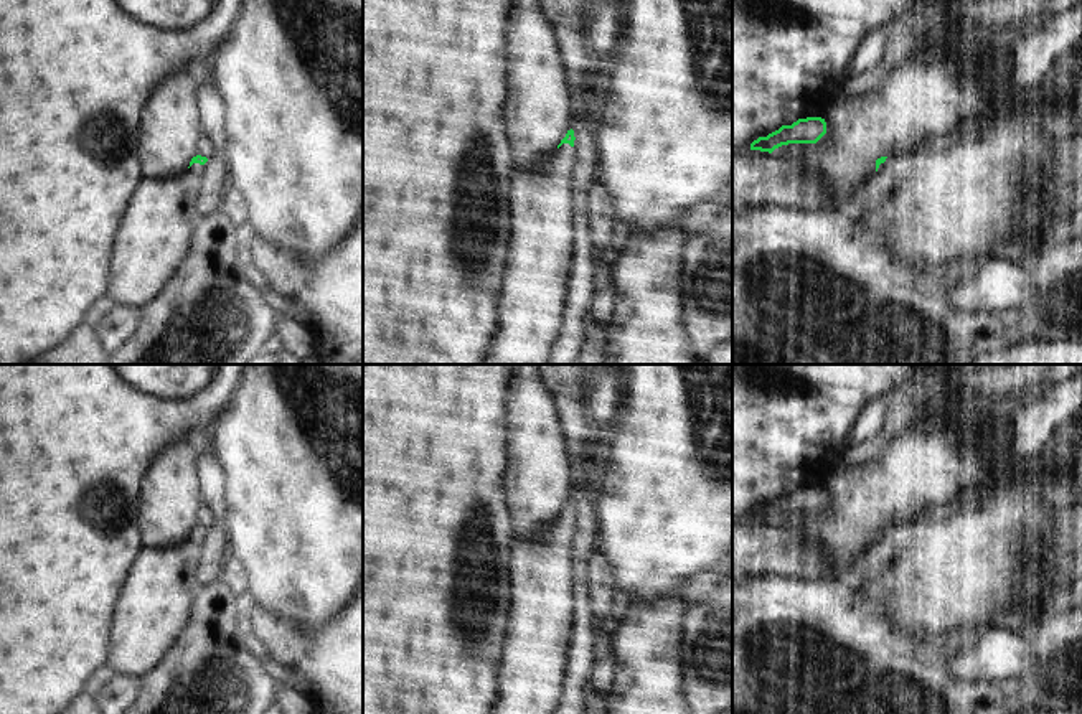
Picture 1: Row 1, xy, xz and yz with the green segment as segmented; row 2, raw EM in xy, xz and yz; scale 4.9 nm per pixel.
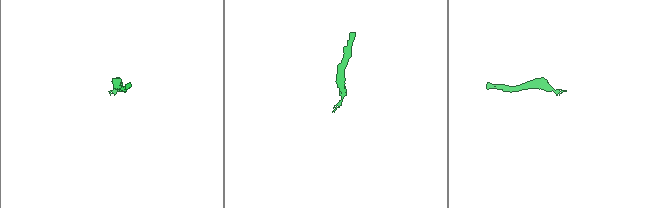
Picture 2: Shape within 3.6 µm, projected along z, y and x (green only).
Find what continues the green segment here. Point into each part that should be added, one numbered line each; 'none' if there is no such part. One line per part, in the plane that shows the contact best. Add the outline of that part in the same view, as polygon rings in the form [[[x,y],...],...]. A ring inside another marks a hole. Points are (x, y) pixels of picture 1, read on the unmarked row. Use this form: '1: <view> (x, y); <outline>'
1: yz (954, 576); [[[1011,480],[990,491],[988,505],[978,511],[940,526],[887,526],[879,534],[868,572],[873,575],[873,584],[887,589],[894,597],[897,632],[907,638],[932,638],[945,632],[973,630],[983,627],[1003,604],[1013,599],[1016,582],[1026,579],[1023,556],[1044,547],[1039,526],[1044,523],[1046,511],[1031,503],[1029,493],[1029,481]]]

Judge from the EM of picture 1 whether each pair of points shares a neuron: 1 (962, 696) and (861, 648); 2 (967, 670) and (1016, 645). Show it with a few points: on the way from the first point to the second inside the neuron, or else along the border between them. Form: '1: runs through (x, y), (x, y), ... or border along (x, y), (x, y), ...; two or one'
1: runs through (937, 693), (922, 685), (898, 685), (886, 673); one
2: runs through (978, 662), (1005, 655); one

